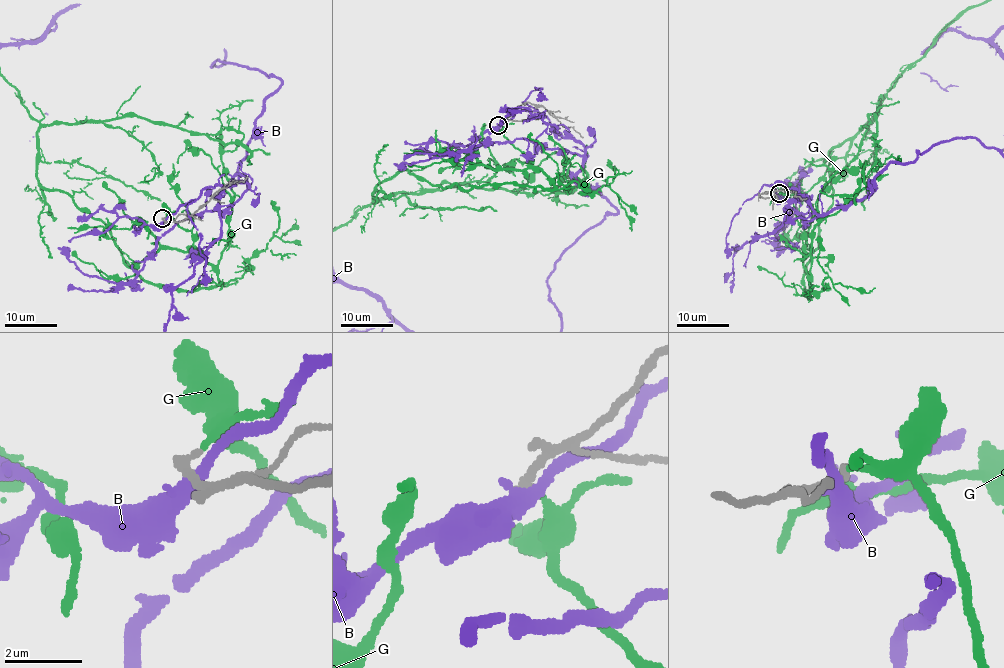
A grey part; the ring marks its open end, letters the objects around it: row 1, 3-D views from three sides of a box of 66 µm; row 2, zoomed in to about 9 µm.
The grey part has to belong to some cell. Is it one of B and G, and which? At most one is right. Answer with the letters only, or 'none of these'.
none of these

